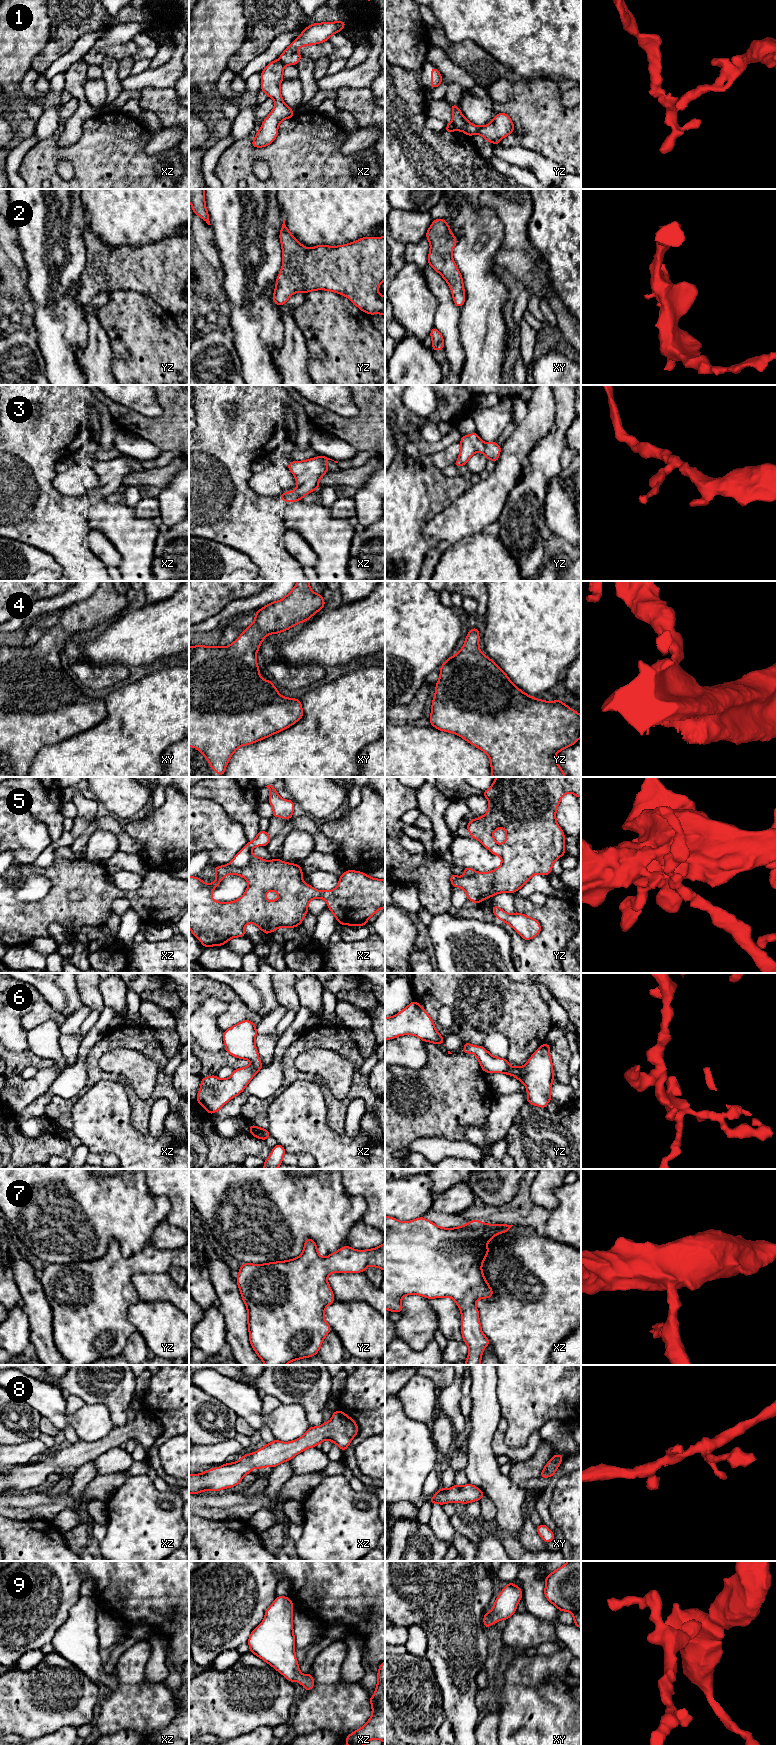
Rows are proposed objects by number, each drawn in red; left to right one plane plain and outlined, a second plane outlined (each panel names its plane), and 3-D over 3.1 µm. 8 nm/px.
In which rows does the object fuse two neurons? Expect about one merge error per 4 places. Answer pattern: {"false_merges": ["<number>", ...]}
{"false_merges": ["1", "5"]}

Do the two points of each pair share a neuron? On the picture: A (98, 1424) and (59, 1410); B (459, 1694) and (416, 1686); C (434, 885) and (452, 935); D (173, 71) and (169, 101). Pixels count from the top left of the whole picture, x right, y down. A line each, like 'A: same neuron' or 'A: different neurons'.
A: same neuron
B: different neurons
C: different neurons
D: different neurons

